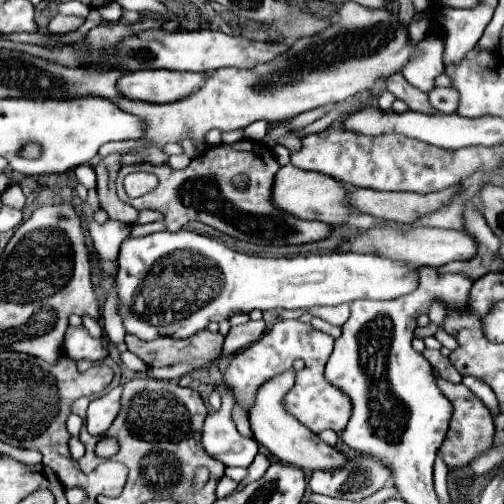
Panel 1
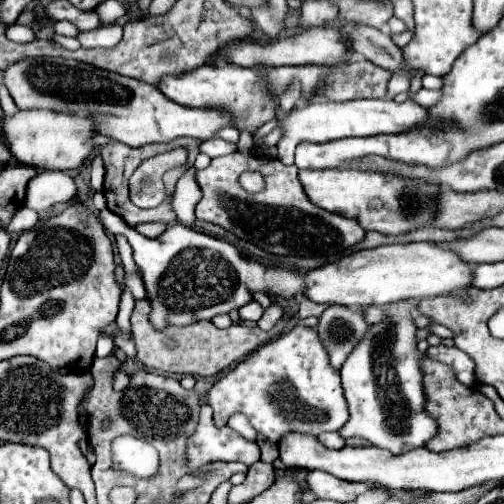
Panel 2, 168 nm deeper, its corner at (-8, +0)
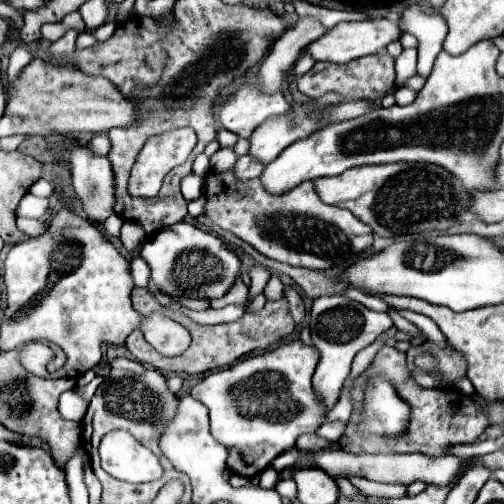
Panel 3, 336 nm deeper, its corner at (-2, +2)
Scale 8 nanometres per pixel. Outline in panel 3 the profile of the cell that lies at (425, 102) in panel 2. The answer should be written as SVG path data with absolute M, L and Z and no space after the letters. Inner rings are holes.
M400 87L400 89L396 89L394 97L396 97L398 105L410 105L416 99L416 91L410 87Z

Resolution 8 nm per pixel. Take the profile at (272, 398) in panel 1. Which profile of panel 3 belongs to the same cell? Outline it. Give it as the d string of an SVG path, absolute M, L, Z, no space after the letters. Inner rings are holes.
M296 447L280 453L272 461L272 467L276 471L282 471L282 469L294 467L296 463L302 463L306 459L310 463L314 463L318 469L322 469L324 473L328 473L330 477L350 477L350 475L356 475L356 477L364 477L368 481L400 483L400 485L410 485L414 481L422 481L426 485L436 485L436 487L450 485L456 477L460 477L460 473L466 467L466 461L456 457L456 455L440 455L440 457L428 457L428 455L422 455L422 453L406 453L406 455L400 455L400 453L376 453L376 455L364 453L364 455L354 455L354 453L348 453L344 449L302 451L302 449L296 449Z

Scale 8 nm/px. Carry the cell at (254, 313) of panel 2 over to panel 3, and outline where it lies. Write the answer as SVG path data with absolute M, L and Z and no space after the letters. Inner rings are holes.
M252 267L250 269L250 277L252 277L252 285L250 285L250 293L248 293L248 299L250 301L254 301L260 293L262 293L262 289L264 289L264 285L266 285L266 281L270 279L270 273L266 271L266 269L260 269L260 267Z

